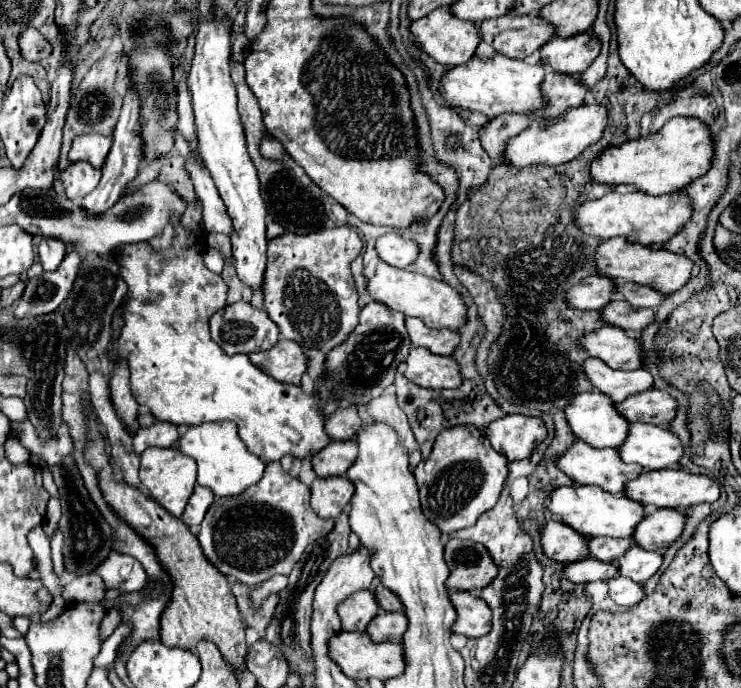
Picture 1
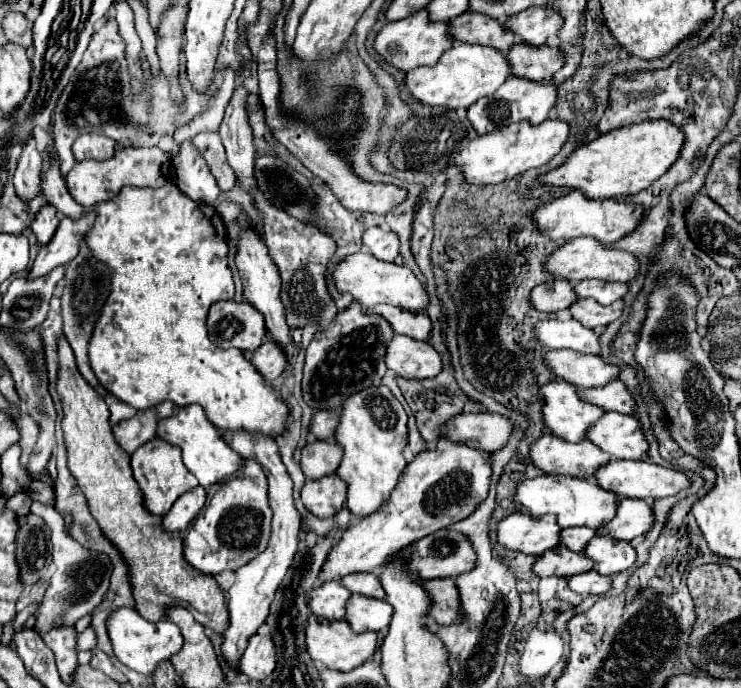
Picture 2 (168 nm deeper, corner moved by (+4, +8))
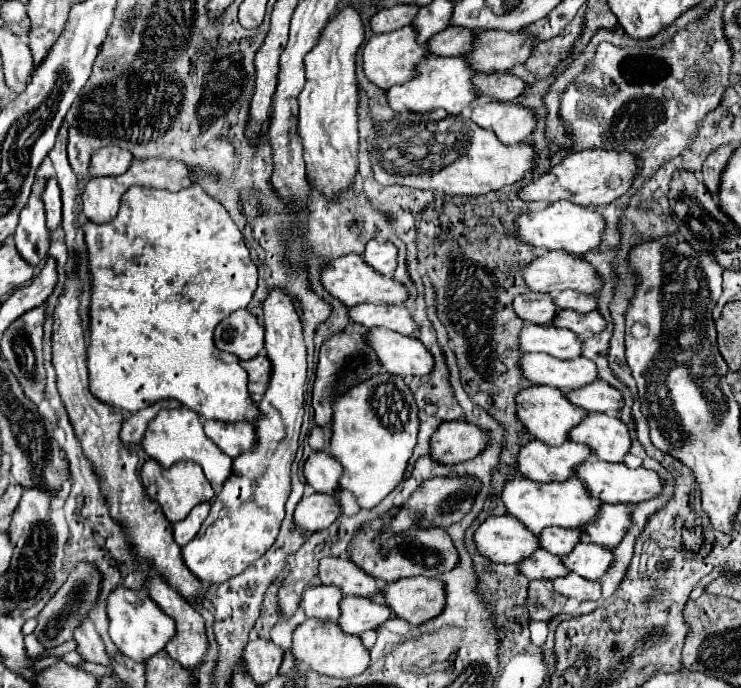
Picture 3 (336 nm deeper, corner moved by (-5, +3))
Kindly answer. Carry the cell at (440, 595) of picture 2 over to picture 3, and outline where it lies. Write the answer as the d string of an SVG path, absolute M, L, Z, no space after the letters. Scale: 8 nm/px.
M401 578L385 584L379 594L387 606L409 624L427 622L441 614L445 606L445 588L437 578Z

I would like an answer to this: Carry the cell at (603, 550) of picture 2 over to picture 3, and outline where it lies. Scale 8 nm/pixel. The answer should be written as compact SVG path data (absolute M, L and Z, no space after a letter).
M577 544L569 556L561 556L561 562L565 562L569 572L575 572L587 580L601 578L607 572L611 560L613 554L597 544Z

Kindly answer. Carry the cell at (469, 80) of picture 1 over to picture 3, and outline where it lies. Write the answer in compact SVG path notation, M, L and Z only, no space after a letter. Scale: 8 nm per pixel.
M429 56L421 64L417 64L417 76L407 80L405 84L397 84L387 90L387 104L395 112L419 112L427 114L437 108L447 110L449 114L459 114L465 106L475 100L475 90L471 84L471 76L475 72L469 68L465 56Z

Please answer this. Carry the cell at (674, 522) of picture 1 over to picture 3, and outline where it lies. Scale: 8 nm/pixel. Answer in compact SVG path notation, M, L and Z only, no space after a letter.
M601 504L601 512L585 524L585 528L579 528L581 542L599 544L603 548L613 548L621 542L623 534L629 528L631 512L625 504Z

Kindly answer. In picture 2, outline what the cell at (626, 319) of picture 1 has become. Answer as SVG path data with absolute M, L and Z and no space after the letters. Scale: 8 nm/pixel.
M578 299L570 307L570 311L572 311L572 317L578 319L584 327L596 329L596 327L606 327L608 323L622 317L624 301L616 301L612 305L602 305L602 303L596 303L594 299Z

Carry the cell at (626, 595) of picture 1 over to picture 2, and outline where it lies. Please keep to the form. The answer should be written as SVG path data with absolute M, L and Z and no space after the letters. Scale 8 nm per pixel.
M596 569L572 575L568 585L570 585L570 589L574 589L580 595L588 595L588 593L590 595L606 595L612 589L610 577L600 575Z

